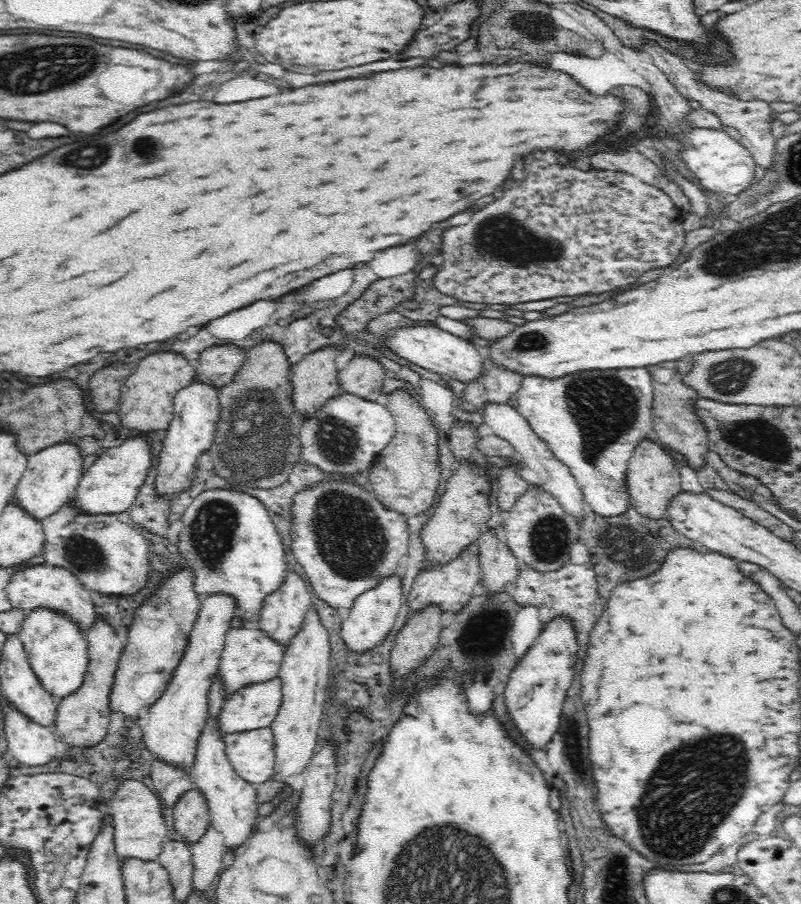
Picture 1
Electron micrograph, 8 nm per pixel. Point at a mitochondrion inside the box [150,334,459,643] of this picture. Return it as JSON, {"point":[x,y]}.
{"point":[258,421]}

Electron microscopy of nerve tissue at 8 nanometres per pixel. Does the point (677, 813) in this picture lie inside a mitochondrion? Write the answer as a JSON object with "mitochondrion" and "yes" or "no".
{"mitochondrion":"yes"}

